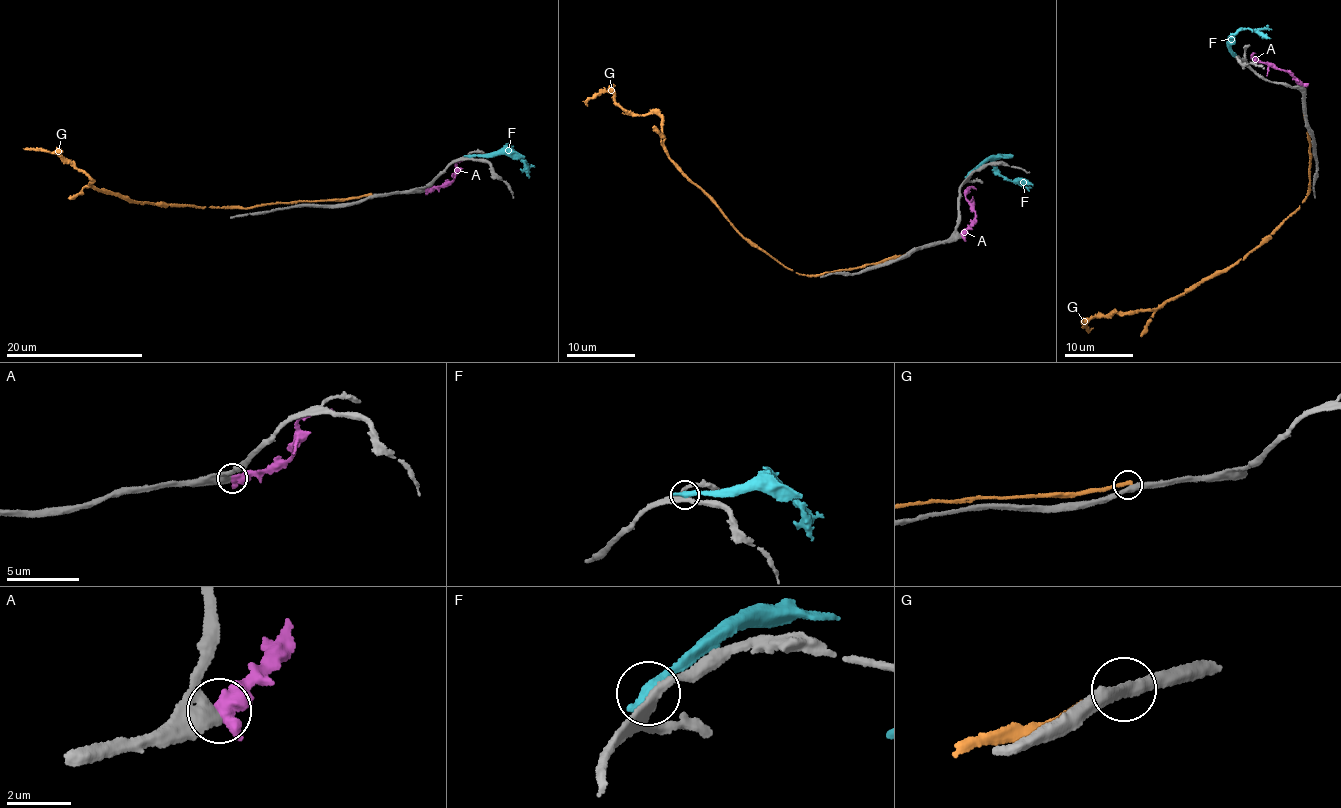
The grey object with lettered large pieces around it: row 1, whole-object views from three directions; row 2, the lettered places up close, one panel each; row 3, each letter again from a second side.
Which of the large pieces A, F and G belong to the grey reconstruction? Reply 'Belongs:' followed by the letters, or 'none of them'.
Belongs: none of them

